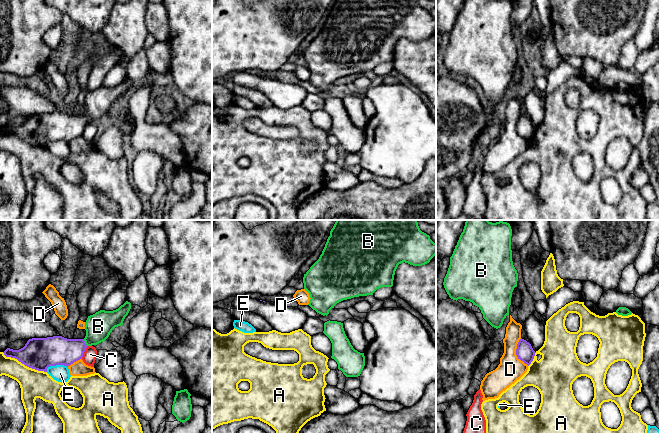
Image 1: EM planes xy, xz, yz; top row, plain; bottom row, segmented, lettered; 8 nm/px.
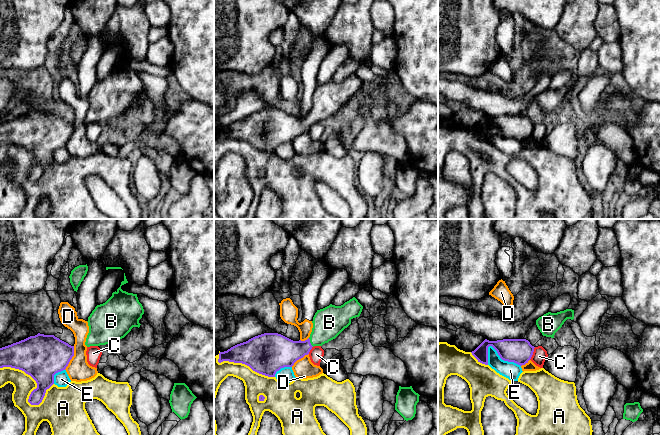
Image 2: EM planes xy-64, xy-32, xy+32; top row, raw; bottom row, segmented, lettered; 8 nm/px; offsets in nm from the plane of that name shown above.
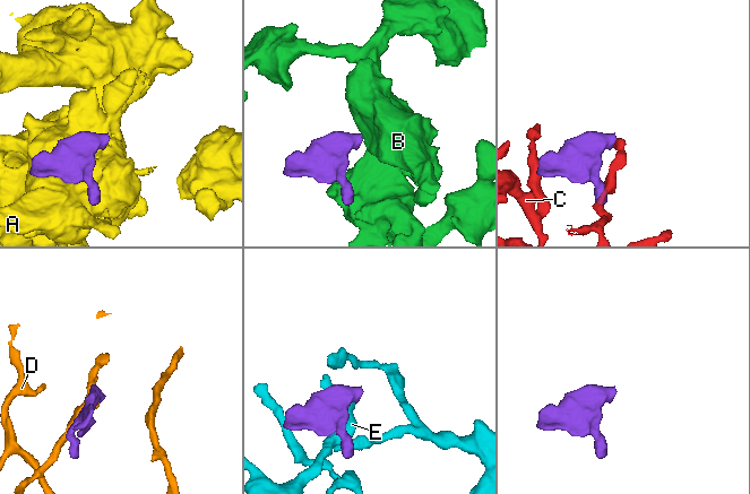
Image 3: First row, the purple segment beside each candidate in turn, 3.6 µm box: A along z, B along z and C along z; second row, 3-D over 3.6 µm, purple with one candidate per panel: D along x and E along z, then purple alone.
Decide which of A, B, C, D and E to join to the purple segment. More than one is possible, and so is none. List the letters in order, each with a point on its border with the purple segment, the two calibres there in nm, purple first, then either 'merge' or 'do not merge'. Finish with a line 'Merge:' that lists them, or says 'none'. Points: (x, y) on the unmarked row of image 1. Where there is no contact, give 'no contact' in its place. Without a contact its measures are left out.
A: xy (24, 140) | 260/220 nm | do not merge
B: xy (84, 118) | 240/220 nm | merge
C: xy (84, 127) | 240/110 nm | do not merge
D: yz (516, 129) | 140/200 nm | do not merge
E: xy (55, 141) | 260/140 nm | do not merge
Merge: B

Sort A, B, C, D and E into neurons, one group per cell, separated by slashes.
A / B / C / D / E

